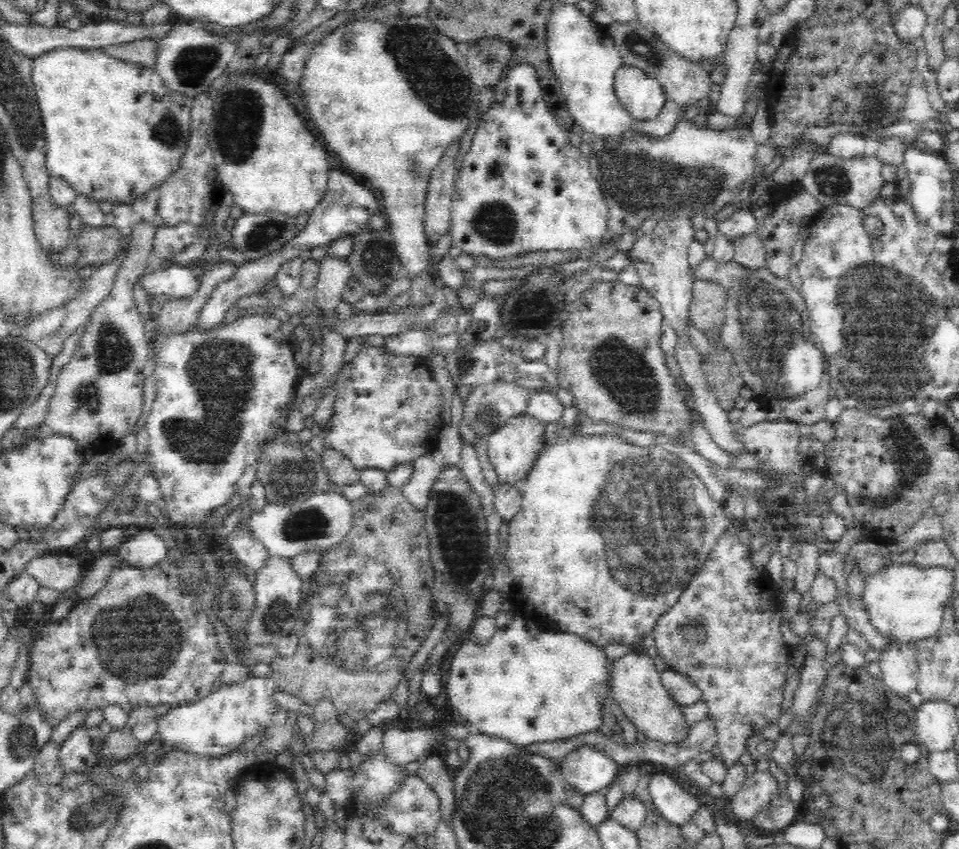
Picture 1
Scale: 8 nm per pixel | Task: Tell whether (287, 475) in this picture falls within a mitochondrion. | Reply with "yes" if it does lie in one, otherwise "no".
yes

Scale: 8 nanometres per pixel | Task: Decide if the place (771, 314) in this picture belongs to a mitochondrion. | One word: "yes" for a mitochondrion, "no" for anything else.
yes

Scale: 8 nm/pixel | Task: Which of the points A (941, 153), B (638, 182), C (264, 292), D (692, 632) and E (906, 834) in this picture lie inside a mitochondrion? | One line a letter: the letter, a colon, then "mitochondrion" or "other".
A: other
B: mitochondrion
C: other
D: mitochondrion
E: other

